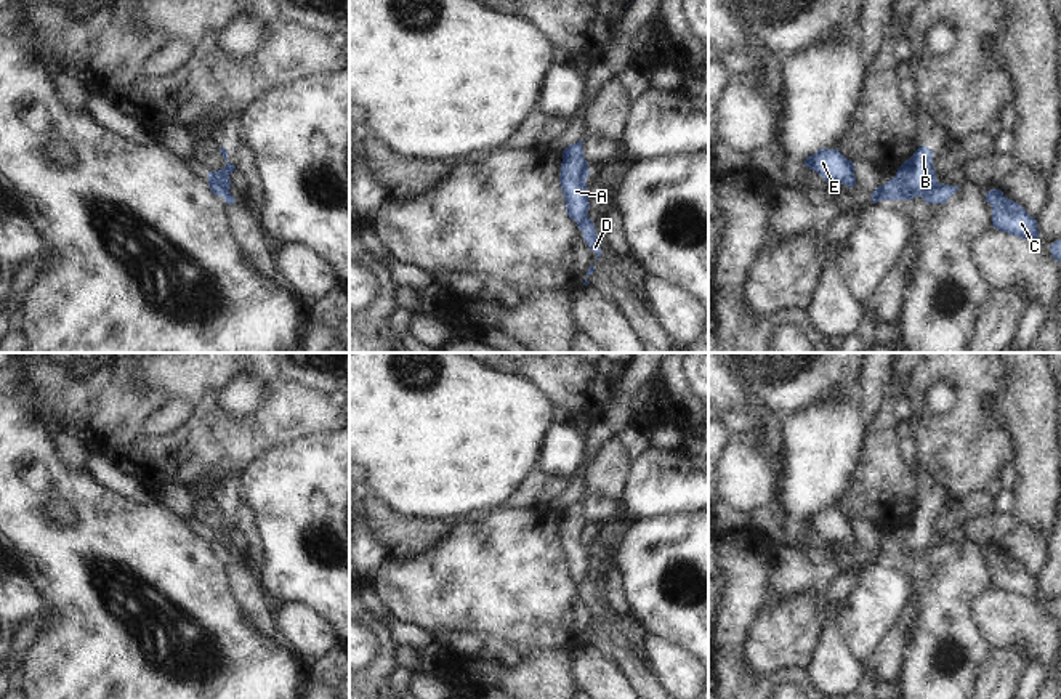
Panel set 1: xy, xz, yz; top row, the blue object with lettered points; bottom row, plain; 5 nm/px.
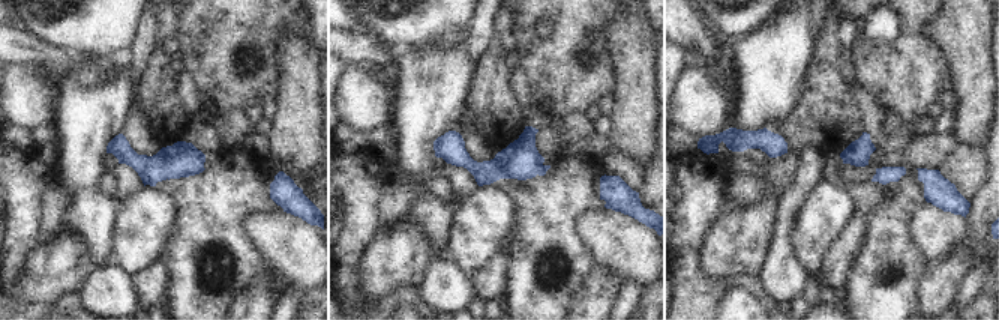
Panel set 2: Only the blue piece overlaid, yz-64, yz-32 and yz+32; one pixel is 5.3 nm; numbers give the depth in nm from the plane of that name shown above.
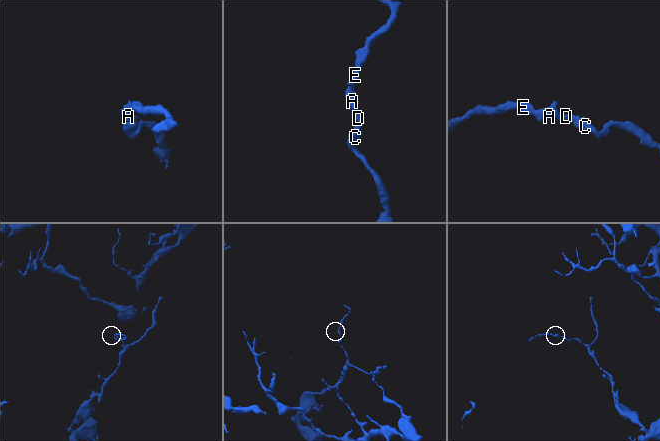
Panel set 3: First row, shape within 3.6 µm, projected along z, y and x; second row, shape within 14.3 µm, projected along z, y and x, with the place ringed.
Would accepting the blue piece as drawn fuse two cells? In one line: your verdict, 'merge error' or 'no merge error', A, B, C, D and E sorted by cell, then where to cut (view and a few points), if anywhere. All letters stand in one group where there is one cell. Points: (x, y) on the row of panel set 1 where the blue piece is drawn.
no merge error; groups A B C D E; cut none

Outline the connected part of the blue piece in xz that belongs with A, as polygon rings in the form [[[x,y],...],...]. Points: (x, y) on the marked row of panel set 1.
[[[582,139],[563,151],[563,162],[559,168],[559,183],[564,194],[567,215],[577,223],[583,234],[585,244],[588,244],[590,250],[596,253],[598,260],[601,257],[601,247],[598,244],[593,220],[588,218],[590,202],[587,196],[587,178],[590,170],[583,157]]]

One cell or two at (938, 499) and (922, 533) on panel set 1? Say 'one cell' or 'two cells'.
one cell

